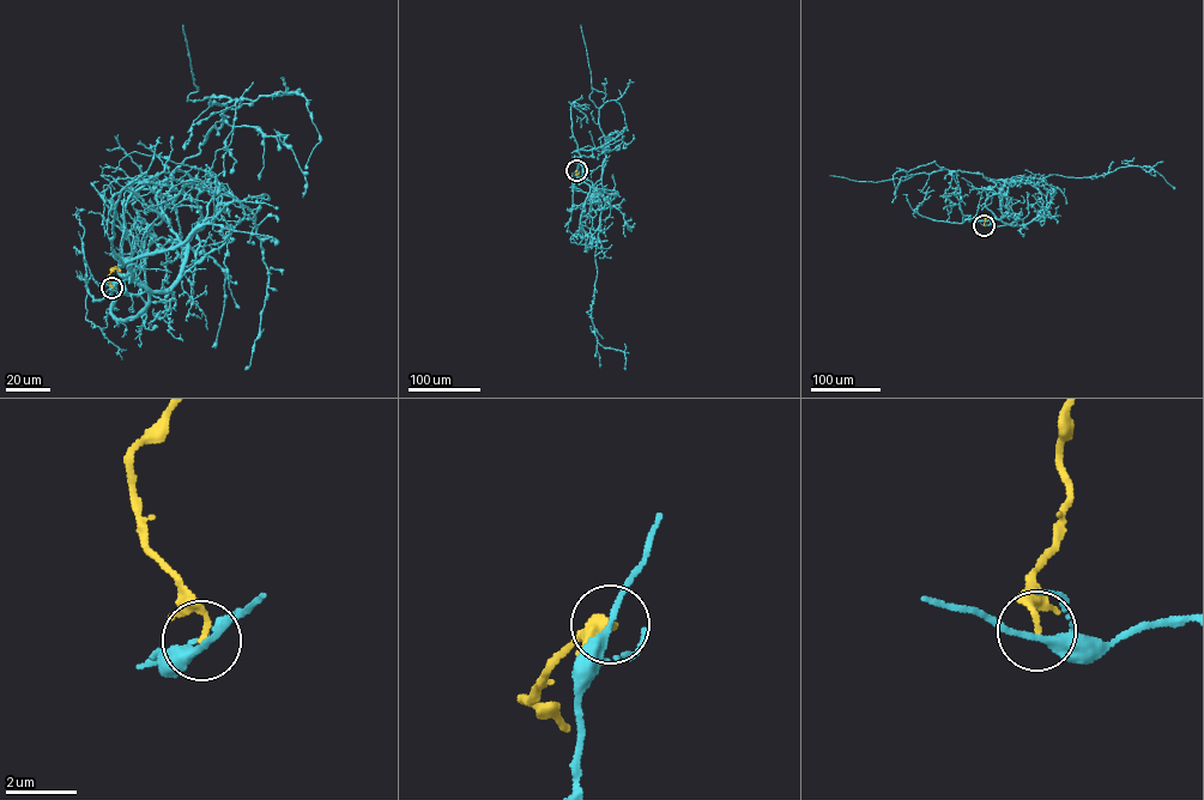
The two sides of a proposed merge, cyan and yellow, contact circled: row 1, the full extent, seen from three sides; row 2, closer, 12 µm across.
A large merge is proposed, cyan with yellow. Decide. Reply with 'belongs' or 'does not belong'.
does not belong

